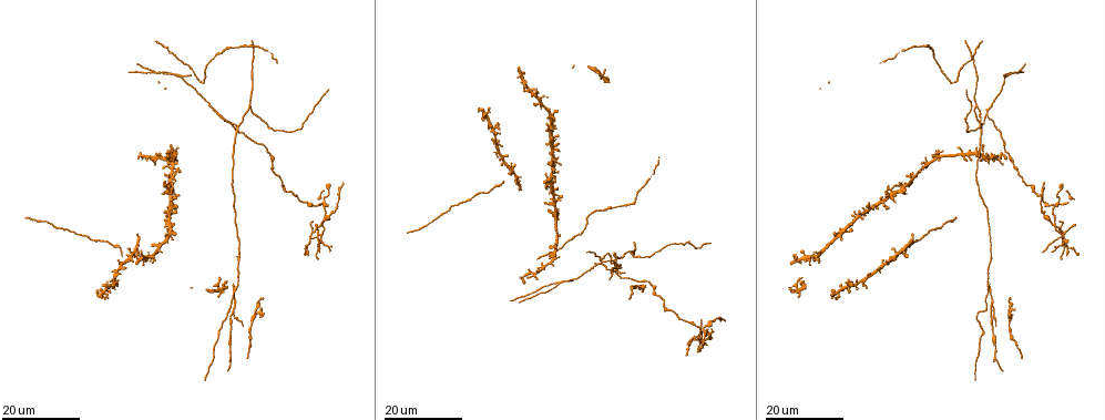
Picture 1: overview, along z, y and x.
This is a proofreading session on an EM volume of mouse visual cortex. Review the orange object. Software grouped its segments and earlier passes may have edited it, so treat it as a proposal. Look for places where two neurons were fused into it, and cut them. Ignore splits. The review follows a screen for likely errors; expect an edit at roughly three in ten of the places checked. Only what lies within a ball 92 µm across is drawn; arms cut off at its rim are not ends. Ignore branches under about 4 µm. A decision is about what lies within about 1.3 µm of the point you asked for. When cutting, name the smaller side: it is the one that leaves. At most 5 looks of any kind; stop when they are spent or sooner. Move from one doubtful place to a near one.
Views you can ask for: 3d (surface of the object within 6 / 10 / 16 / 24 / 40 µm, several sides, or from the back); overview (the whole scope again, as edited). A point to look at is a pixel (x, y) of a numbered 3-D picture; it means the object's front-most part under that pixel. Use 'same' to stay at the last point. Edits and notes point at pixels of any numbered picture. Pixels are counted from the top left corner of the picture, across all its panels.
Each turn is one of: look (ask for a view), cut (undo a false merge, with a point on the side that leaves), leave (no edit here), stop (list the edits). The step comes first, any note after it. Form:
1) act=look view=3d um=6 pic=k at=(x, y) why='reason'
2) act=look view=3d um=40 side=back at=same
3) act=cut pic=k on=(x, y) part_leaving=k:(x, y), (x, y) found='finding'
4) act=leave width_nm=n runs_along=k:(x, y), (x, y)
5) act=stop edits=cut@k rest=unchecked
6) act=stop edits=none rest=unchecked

act=look view=3d um=24 pic=1 at=(555, 237) why='small branch off a trunk'

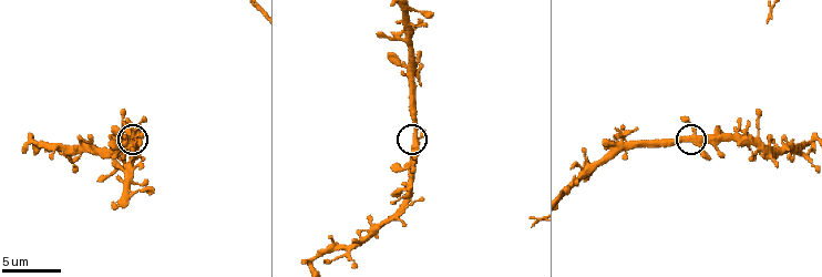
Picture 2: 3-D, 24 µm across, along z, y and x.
act=look view=3d um=10 pic=2 at=(693, 136)

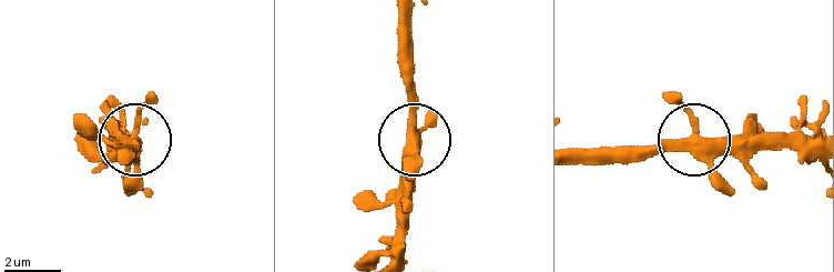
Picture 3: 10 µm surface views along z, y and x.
act=look view=3d um=6 pic=3 at=(689, 137)

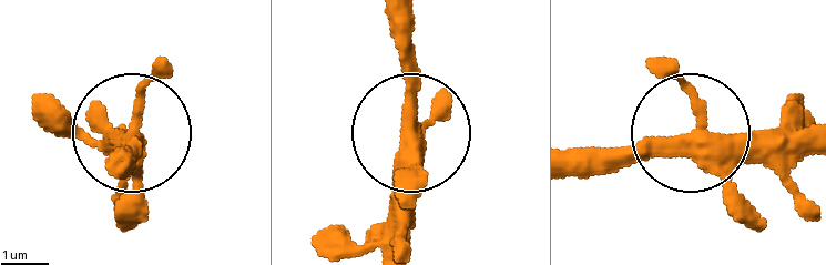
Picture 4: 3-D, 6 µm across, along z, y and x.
act=leave side_arm_um=58 runs_along=4:(809, 140), (691, 131), (571, 151) found='all the same neuron'

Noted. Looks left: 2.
act=look view=3d um=16 pic=1 at=(986, 291) why='small branch off a trunk'

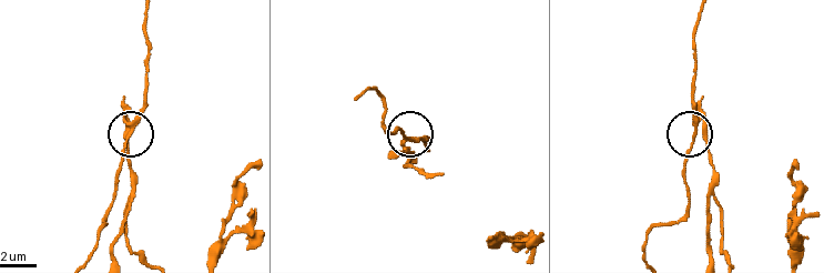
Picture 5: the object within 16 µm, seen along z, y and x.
act=look view=3d um=6 pic=5 at=(127, 136)

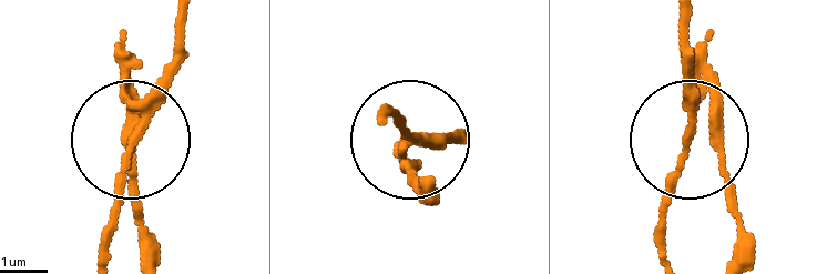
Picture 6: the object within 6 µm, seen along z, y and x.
act=cut pic=6 on=(116, 42) side_arm_um=25 part_leaving=6:(138, 105), (150, 260) found='two neurons meet here'

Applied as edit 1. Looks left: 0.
act=stop edits=cut@6 rest=unchecked

